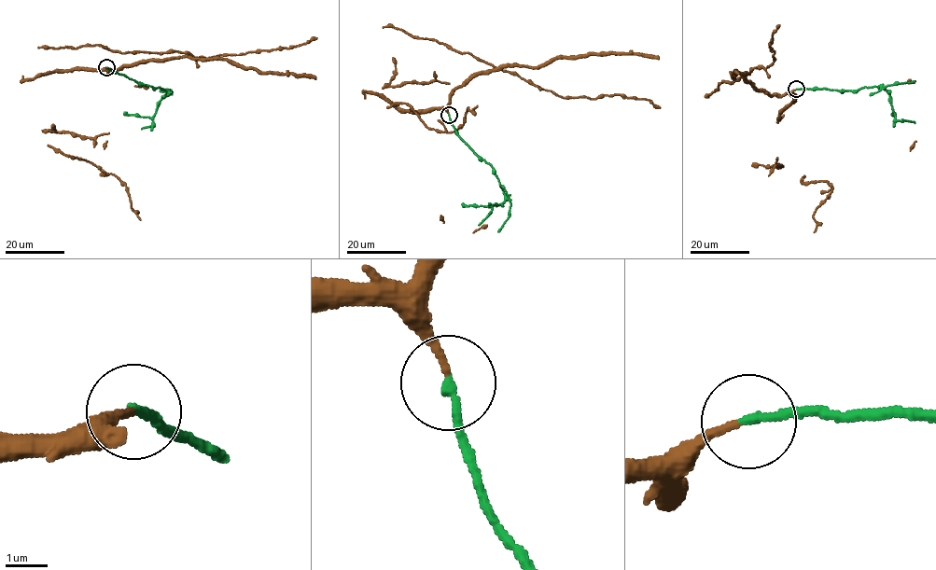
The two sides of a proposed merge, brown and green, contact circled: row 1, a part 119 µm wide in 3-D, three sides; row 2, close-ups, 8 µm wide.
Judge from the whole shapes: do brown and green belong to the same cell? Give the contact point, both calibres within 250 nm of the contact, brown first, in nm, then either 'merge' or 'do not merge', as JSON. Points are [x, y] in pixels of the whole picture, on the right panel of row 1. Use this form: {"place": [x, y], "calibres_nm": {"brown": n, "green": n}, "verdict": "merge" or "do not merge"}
{"place": [796, 89], "calibres_nm": {"brown": 170, "green": 200}, "verdict": "merge"}

